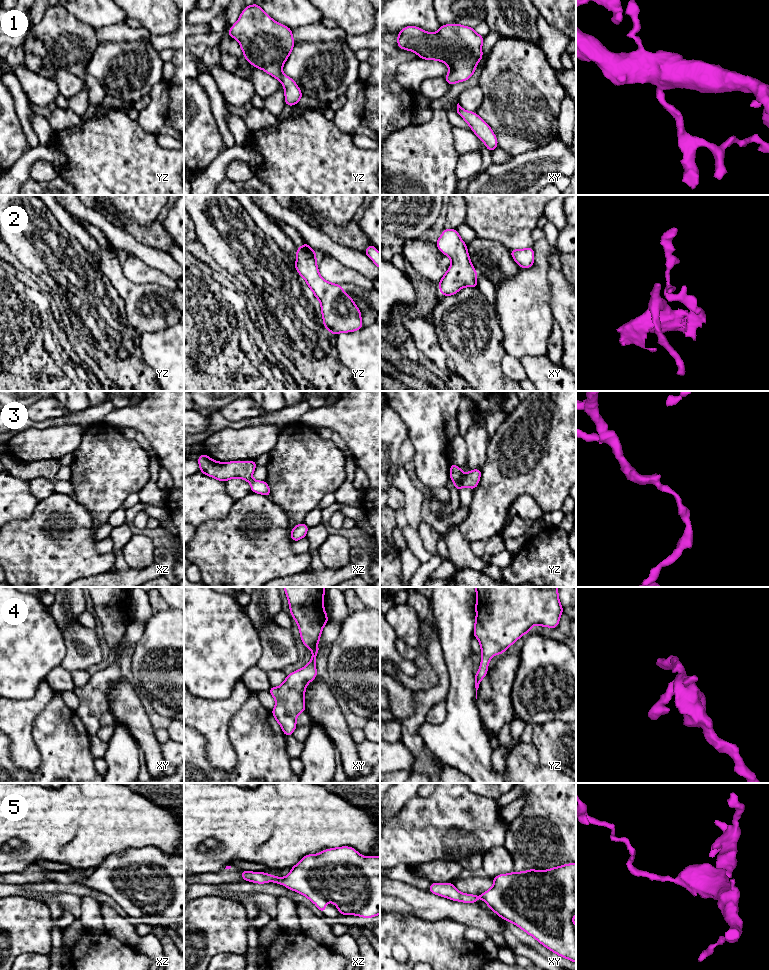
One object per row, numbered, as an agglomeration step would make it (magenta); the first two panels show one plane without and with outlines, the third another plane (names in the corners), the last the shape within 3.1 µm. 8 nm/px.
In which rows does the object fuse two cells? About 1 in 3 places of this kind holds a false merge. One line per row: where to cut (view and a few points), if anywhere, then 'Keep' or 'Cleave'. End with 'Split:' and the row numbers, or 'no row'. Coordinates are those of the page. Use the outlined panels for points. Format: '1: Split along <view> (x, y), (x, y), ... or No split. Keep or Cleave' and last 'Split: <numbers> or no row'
1: No split. Keep
2: No split. Keep
3: No split. Keep
4: No split. Keep
5: No split. Keep
Split: no row

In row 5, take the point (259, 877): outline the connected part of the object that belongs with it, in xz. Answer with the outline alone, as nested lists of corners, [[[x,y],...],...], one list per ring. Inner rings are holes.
[[[336,847],[323,850],[316,855],[308,854],[283,878],[247,870],[242,871],[241,877],[258,884],[266,882],[282,884],[306,896],[323,914],[328,902],[334,903],[341,915],[371,918],[380,914],[380,857],[364,857],[352,847]]]

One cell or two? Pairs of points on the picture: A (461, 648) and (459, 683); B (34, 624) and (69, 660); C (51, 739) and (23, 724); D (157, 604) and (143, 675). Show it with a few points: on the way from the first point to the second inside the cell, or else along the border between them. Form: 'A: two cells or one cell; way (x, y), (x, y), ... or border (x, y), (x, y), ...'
A: one cell; way (460, 657), (460, 674)
B: two cells; border (63, 635), (65, 655), (60, 664)
C: two cells; border (32, 729), (32, 738), (39, 751)
D: two cells; border (170, 607), (154, 613)

